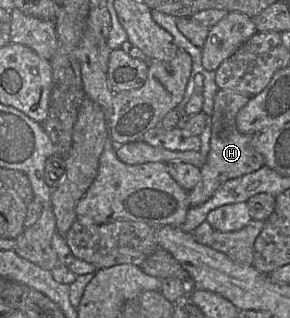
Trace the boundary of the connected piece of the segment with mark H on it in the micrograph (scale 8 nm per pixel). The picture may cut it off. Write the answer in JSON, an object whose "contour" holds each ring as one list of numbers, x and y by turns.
{"contour":[[219,89,214,97,210,115,210,149,201,170,201,181,188,192,189,208,200,206,209,200,215,191,226,181,252,173,265,165,263,156,252,145,250,134,242,134,236,127,237,113,249,102,252,96,231,90]]}

